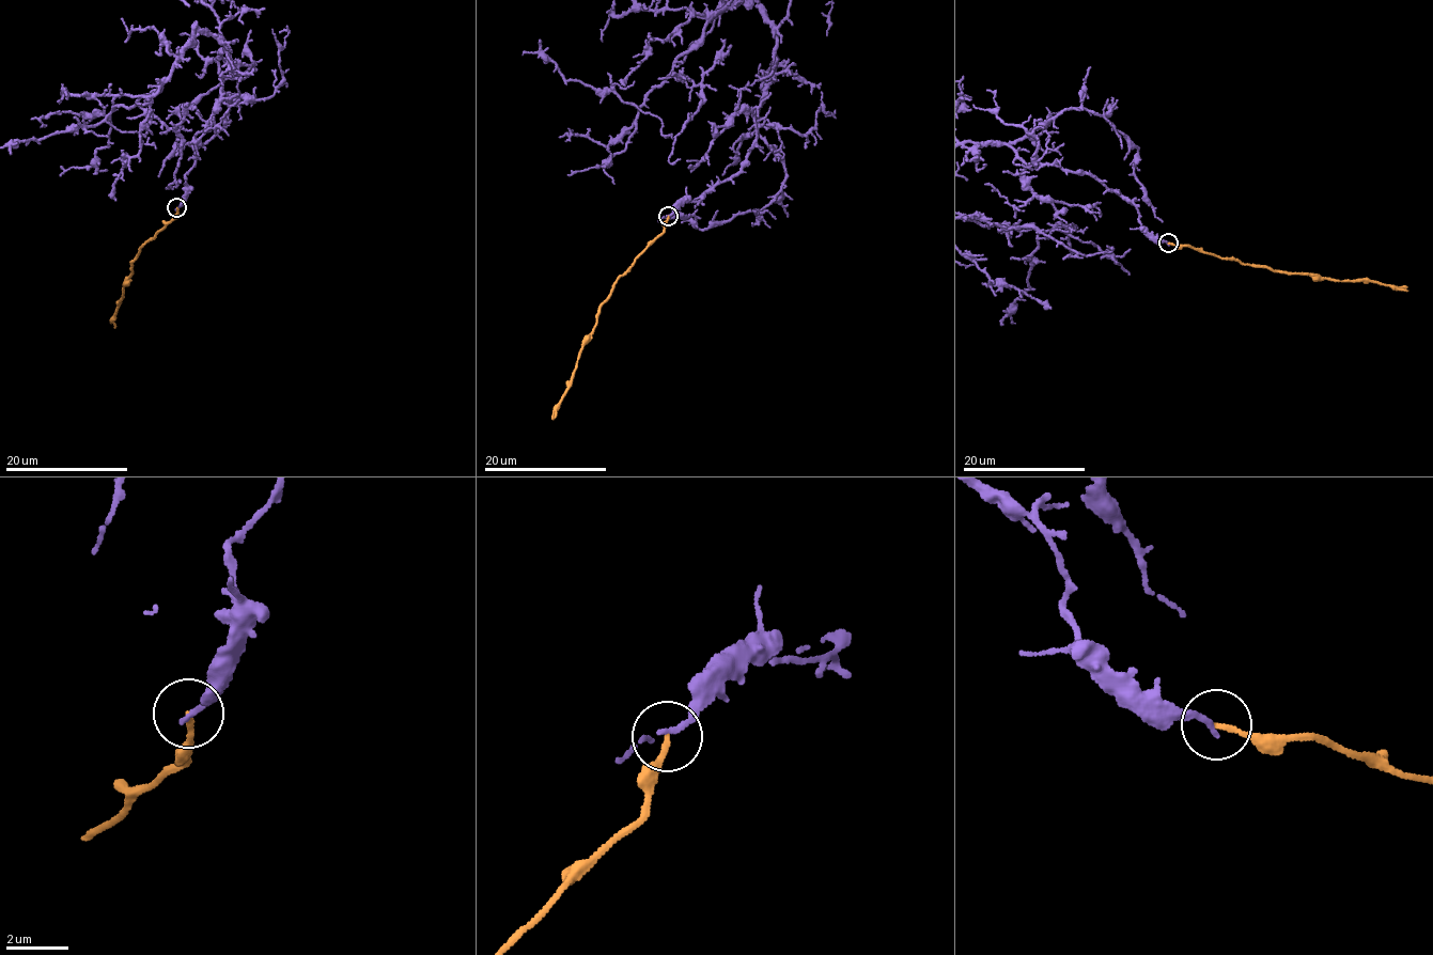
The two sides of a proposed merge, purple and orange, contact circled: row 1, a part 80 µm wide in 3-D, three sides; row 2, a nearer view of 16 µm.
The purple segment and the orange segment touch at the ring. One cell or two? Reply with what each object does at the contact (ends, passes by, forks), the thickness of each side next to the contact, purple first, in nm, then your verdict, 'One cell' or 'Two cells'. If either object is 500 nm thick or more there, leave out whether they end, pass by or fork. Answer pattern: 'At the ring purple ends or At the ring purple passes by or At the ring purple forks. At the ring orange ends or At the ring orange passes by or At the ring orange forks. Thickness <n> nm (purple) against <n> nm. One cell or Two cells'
At the ring purple ends. At the ring orange ends. Thickness 200 nm (purple) against 160 nm. Two cells

